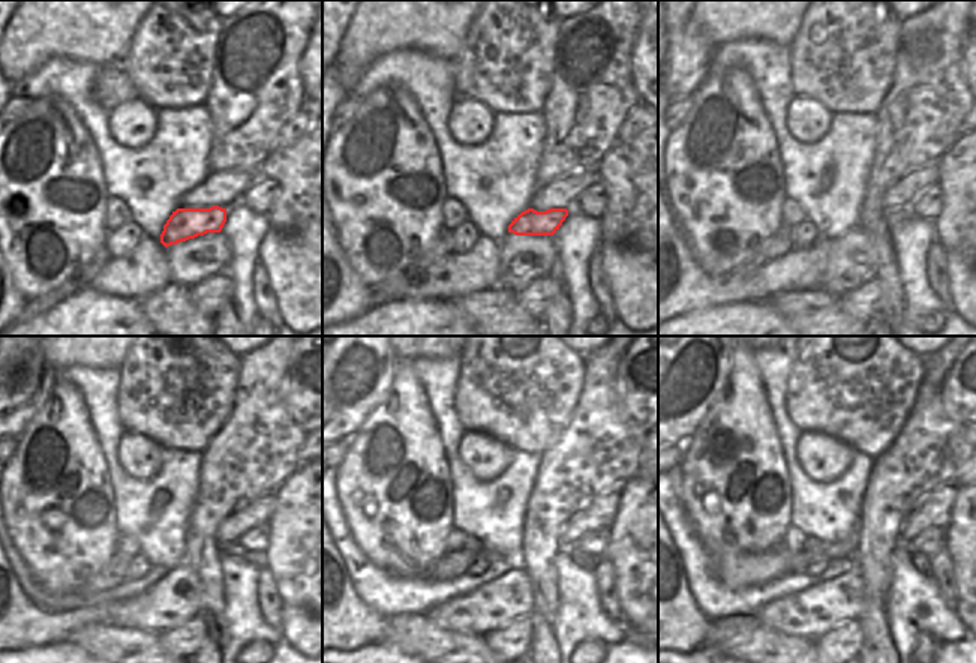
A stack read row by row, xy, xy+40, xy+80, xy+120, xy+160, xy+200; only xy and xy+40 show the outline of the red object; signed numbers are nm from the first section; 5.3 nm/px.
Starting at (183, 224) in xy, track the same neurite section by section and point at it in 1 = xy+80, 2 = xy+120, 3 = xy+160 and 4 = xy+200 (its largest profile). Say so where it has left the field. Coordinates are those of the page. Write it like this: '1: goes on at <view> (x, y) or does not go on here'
1: goes on at xy+80 (892, 216)
2: goes on at xy+120 (258, 560)
3: goes on at xy+160 (586, 561)
4: goes on at xy+200 (921, 563)

